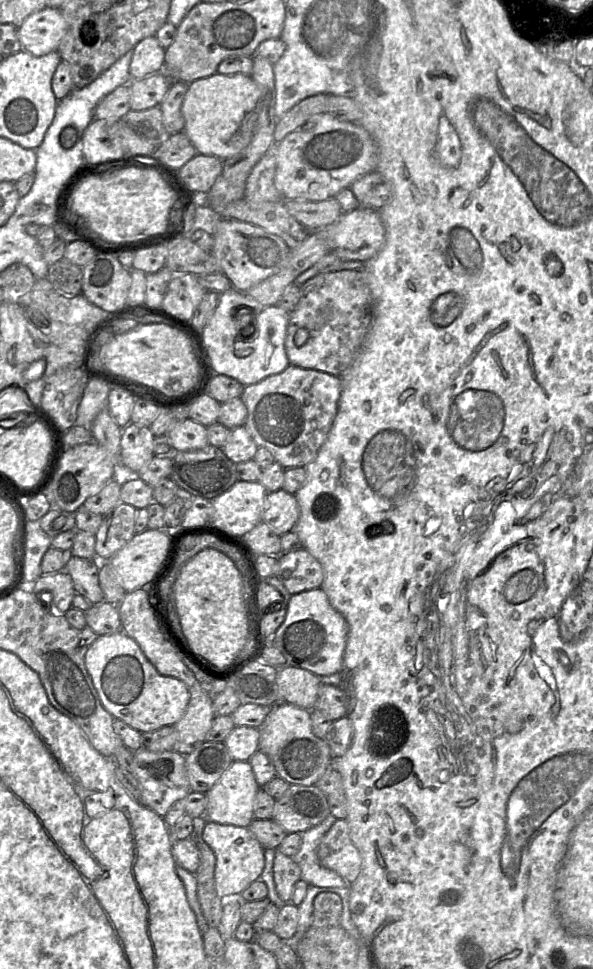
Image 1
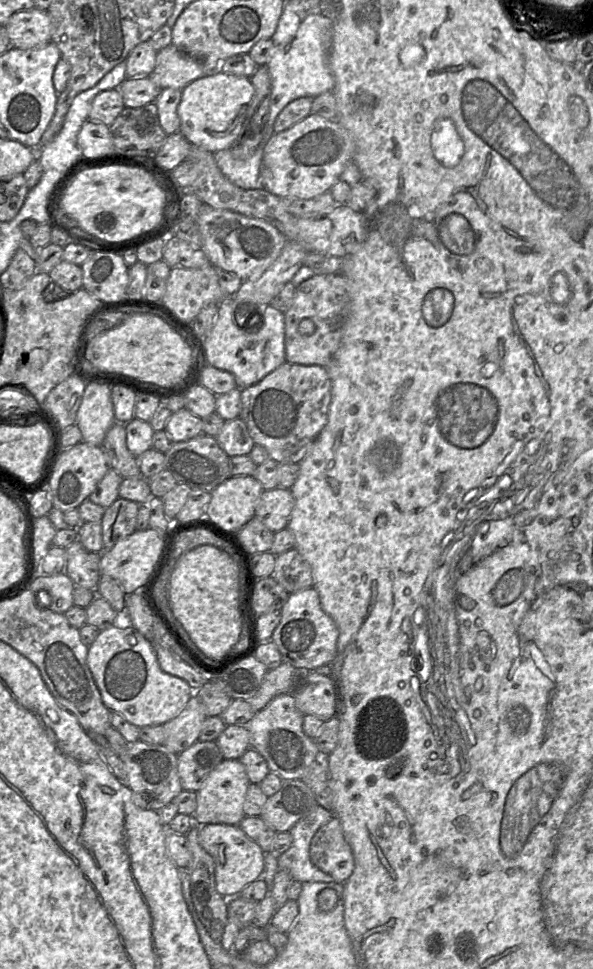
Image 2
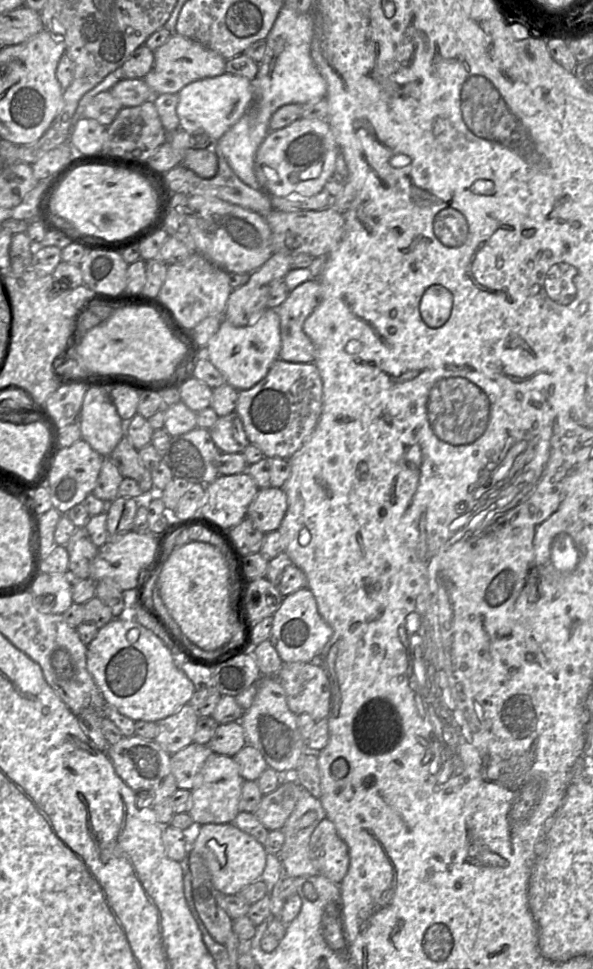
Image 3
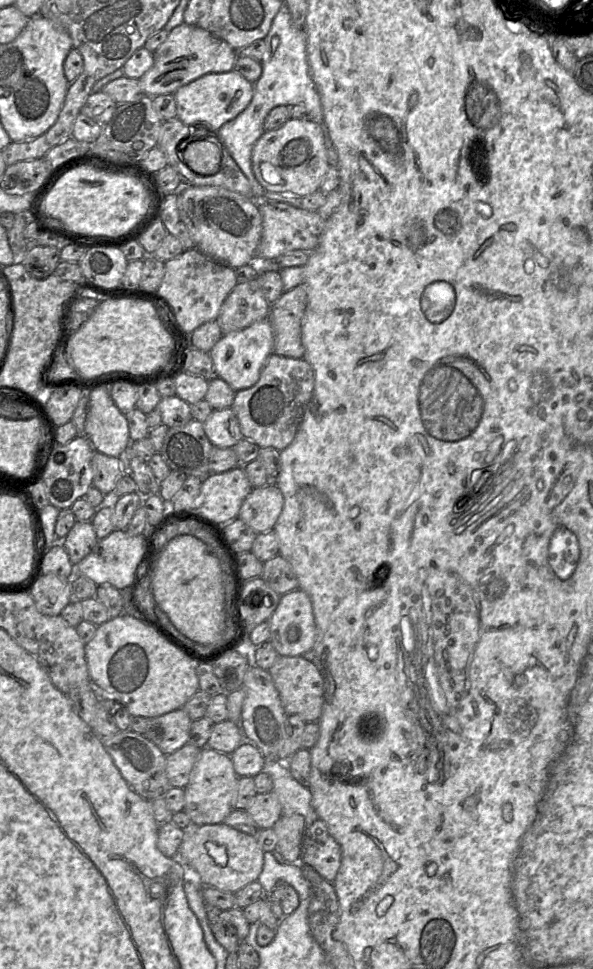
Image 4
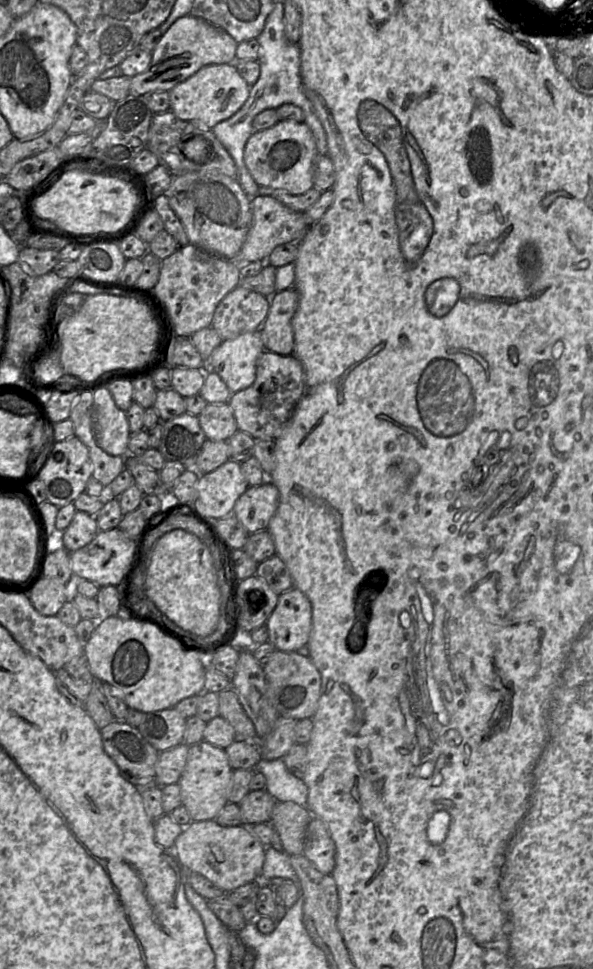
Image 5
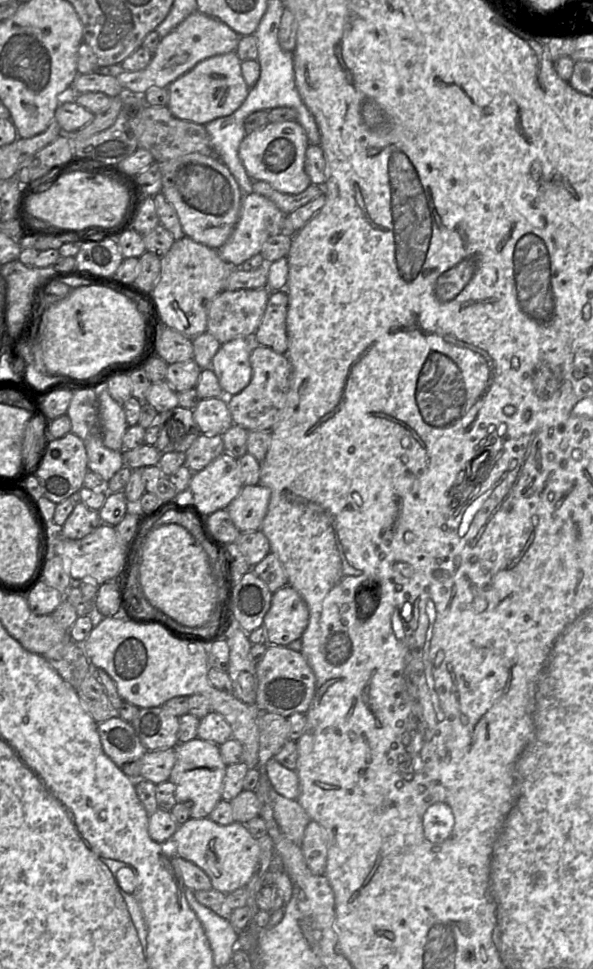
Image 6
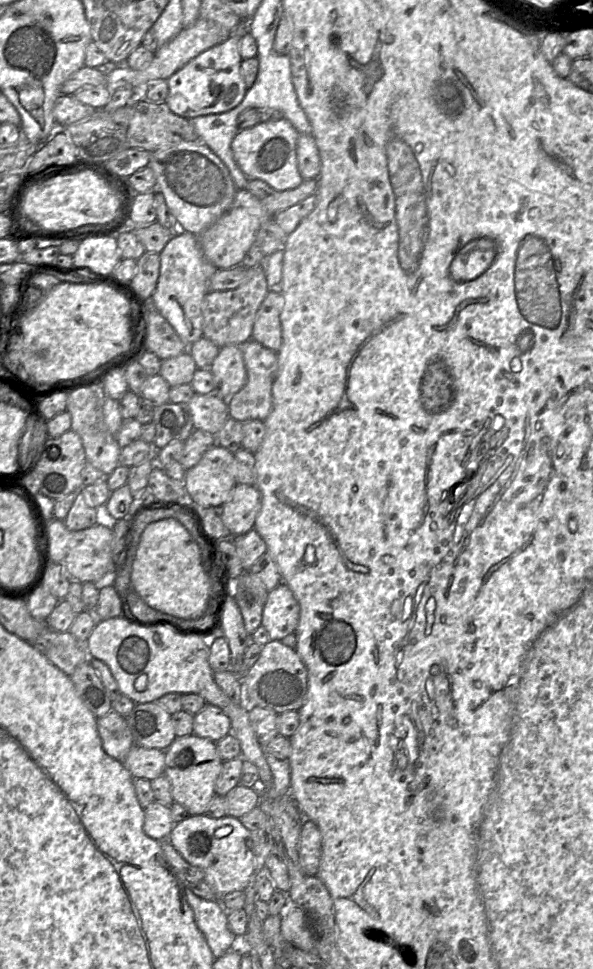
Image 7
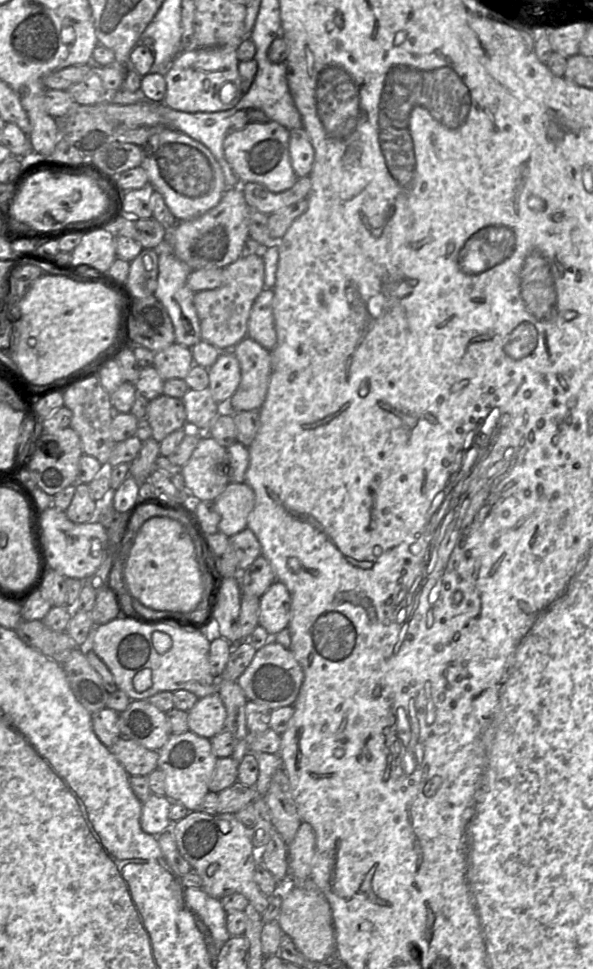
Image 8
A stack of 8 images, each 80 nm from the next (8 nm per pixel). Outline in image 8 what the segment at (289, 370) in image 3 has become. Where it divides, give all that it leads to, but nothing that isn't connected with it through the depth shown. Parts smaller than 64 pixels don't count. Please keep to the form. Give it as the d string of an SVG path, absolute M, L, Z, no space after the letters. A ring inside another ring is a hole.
M248 336L233 347L232 353L238 360L241 378L226 409L231 412L259 410L268 391L271 353Z

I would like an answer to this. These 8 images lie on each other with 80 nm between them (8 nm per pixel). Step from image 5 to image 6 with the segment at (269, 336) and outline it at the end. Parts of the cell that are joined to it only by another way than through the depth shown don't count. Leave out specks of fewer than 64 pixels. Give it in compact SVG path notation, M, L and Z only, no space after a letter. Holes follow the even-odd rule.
M285 289L270 292L269 300L253 342L285 354L288 350L286 316L289 298Z

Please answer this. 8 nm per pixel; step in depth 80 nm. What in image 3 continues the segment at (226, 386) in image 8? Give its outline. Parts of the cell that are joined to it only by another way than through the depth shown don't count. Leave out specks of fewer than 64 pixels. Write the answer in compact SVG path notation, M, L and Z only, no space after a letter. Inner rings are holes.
M265 309L257 321L244 327L235 327L222 318L219 330L209 339L204 353L210 362L223 374L226 383L237 390L246 390L268 373L279 358L281 349L280 319L275 310Z

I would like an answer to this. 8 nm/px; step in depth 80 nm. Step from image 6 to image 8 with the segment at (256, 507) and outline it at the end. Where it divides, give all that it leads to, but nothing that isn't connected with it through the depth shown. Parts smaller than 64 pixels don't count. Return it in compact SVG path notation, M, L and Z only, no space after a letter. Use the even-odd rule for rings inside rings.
M229 482L214 501L220 515L220 532L230 537L247 528L247 519L254 507L255 494L246 482Z

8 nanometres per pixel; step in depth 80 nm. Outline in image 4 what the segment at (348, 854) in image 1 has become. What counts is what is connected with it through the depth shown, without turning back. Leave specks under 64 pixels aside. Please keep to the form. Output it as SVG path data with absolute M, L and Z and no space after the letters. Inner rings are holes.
M318 818L306 827L301 852L301 863L313 867L325 880L333 882L341 865L342 852L329 833L326 823Z

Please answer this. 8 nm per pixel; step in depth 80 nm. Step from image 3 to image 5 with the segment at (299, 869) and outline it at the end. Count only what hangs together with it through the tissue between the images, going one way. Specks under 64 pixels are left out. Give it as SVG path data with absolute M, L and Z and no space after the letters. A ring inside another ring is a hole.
M282 758L261 759L254 770L264 775L266 778L266 790L276 801L291 801L302 807L307 806L308 787L303 780L287 770Z

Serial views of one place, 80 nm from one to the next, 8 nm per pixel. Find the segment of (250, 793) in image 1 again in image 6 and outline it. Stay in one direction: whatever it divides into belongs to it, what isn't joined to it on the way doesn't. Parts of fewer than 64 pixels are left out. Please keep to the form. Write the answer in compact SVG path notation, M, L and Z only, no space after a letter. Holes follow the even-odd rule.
M196 737L187 742L179 742L174 748L176 760L168 780L175 785L176 801L188 806L190 817L206 818L222 799L227 765L221 757L219 745Z

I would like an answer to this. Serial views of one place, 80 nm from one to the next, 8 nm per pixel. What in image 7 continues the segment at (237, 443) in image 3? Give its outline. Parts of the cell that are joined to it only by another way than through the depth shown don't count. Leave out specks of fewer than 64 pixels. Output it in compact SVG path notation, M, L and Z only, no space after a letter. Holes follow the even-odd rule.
M216 393L194 394L187 403L195 429L216 435L229 418L227 400Z

